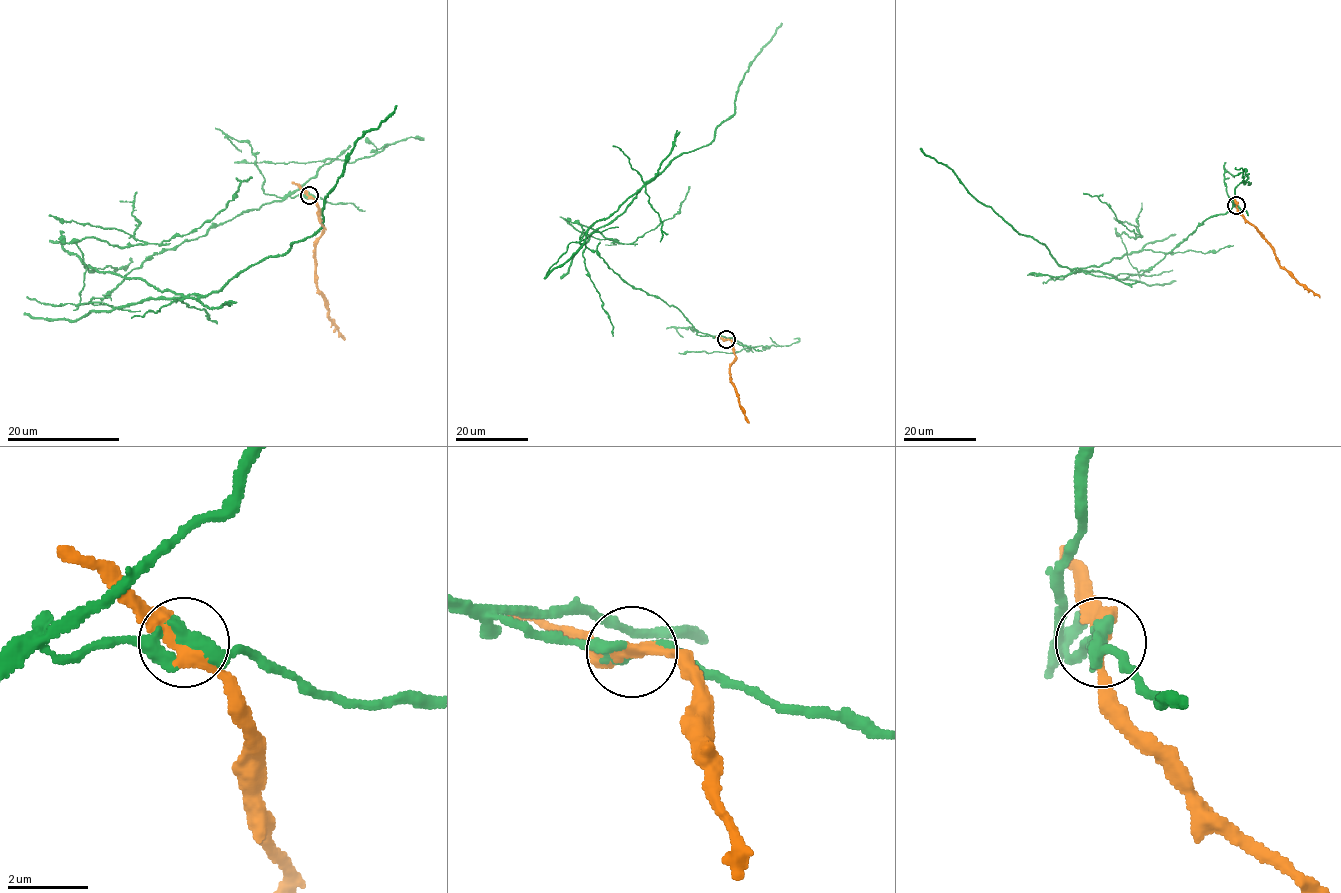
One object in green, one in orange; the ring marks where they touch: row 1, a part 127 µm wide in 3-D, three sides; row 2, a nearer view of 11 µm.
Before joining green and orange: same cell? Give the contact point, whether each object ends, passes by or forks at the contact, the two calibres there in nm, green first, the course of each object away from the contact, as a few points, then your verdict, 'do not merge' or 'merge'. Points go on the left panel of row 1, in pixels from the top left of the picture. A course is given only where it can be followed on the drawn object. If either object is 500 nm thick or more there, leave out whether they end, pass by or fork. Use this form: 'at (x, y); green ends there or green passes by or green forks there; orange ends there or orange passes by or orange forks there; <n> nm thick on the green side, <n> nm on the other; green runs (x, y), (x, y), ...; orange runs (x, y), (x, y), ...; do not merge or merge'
at (309, 195); green passes by; orange passes by; 340 nm thick on the green side, 300 nm on the other; green runs (309, 195), (152, 254), (105, 298), (80, 303), (197, 298), (282, 255), (321, 226), (347, 155), (396, 106); orange runs (309, 196), (316, 202), (317, 217), (323, 226), (316, 245), (316, 288), (344, 340); do not merge

